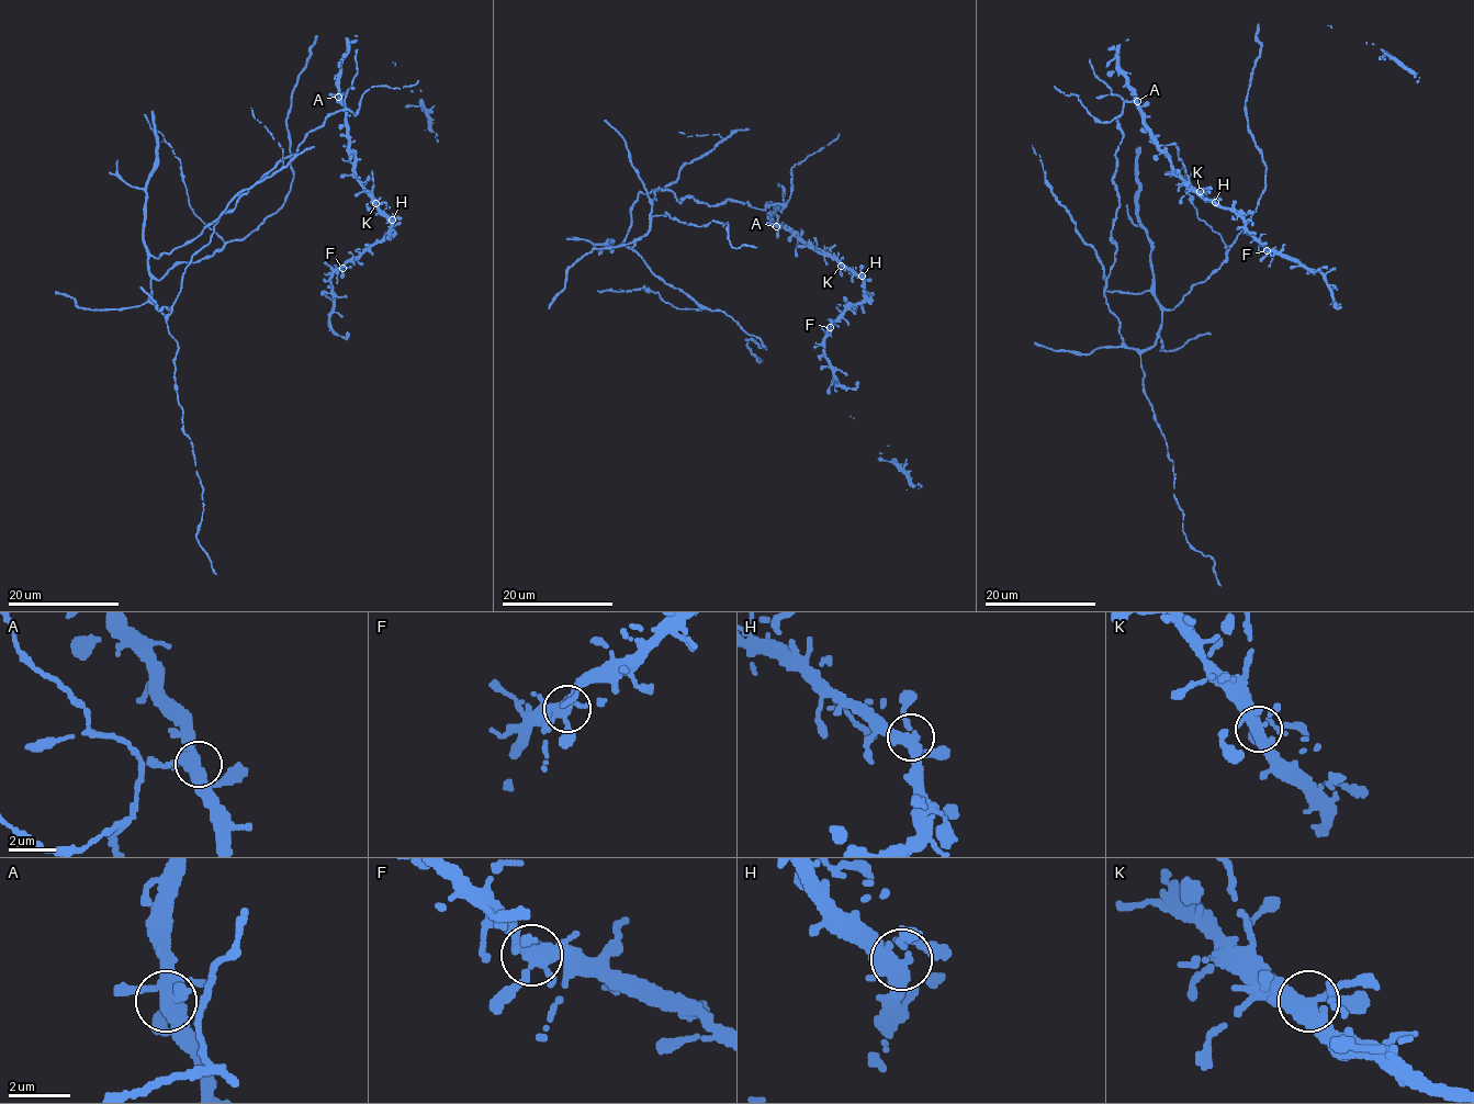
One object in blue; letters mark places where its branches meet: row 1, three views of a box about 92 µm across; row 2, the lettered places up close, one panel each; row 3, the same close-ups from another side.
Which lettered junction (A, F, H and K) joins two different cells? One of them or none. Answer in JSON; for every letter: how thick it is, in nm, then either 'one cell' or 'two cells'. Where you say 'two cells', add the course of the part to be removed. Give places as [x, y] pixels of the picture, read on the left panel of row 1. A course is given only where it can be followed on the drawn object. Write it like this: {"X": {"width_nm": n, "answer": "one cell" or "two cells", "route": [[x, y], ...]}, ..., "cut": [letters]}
{"A": {"width_nm": 440, "answer": "one cell"}, "F": {"width_nm": 360, "answer": "one cell"}, "H": {"width_nm": 360, "answer": "one cell"}, "K": {"width_nm": 360, "answer": "one cell"}, "cut": []}

